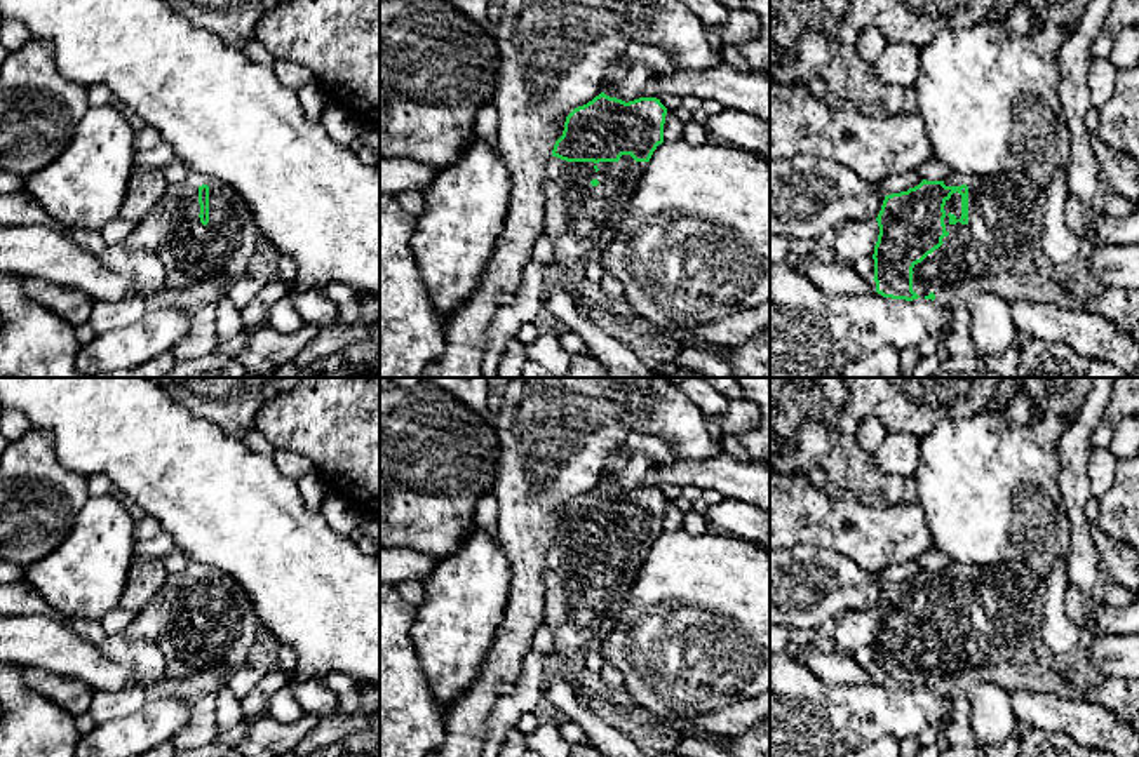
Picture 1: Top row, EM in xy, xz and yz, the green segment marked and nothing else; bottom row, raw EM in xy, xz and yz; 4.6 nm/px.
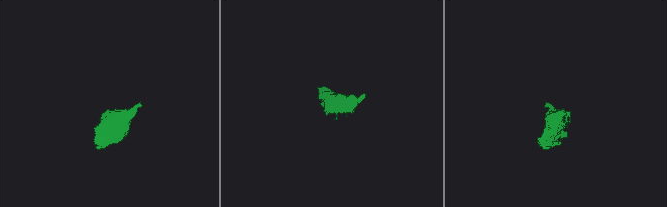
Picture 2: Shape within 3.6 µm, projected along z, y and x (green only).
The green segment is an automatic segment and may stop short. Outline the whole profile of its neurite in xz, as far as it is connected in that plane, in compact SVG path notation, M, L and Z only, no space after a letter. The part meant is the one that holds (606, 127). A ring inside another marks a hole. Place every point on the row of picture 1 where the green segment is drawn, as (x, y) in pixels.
M604 92L575 108L556 141L543 181L545 233L556 263L599 259L658 144L667 108L657 97L622 101Z

